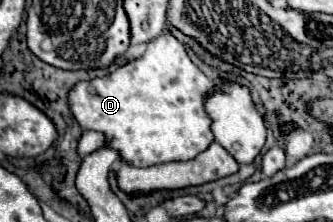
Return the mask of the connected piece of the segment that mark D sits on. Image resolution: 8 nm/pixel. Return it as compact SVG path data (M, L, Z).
M165 31L147 43L147 49L141 57L121 63L113 73L105 77L75 83L67 93L67 101L69 111L81 129L103 133L107 139L105 147L119 151L121 161L135 167L149 167L167 161L189 161L207 149L207 145L213 141L213 133L209 129L211 119L203 109L203 97L213 89L217 89L217 85L211 85L211 79L207 79L207 75L195 67L185 47L173 37L173 33Z

